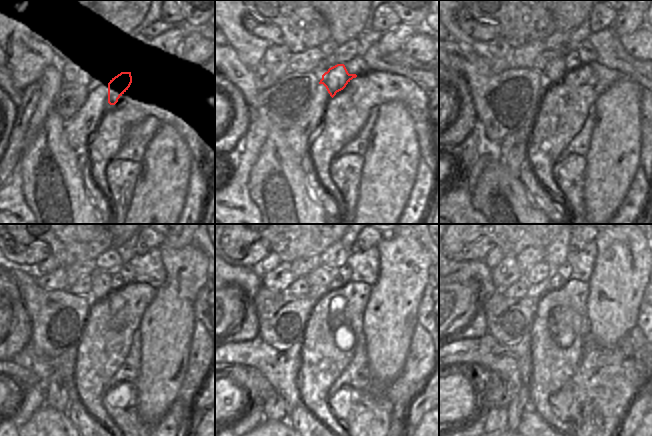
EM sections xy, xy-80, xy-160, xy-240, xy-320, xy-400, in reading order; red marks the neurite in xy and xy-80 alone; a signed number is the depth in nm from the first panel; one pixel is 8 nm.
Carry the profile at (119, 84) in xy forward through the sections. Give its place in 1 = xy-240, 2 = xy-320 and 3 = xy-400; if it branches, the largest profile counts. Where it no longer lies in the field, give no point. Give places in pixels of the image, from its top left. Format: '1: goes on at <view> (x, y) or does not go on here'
1: goes on at xy-240 (101, 288)
2: goes on at xy-320 (321, 276)
3: goes on at xy-400 (539, 272)

